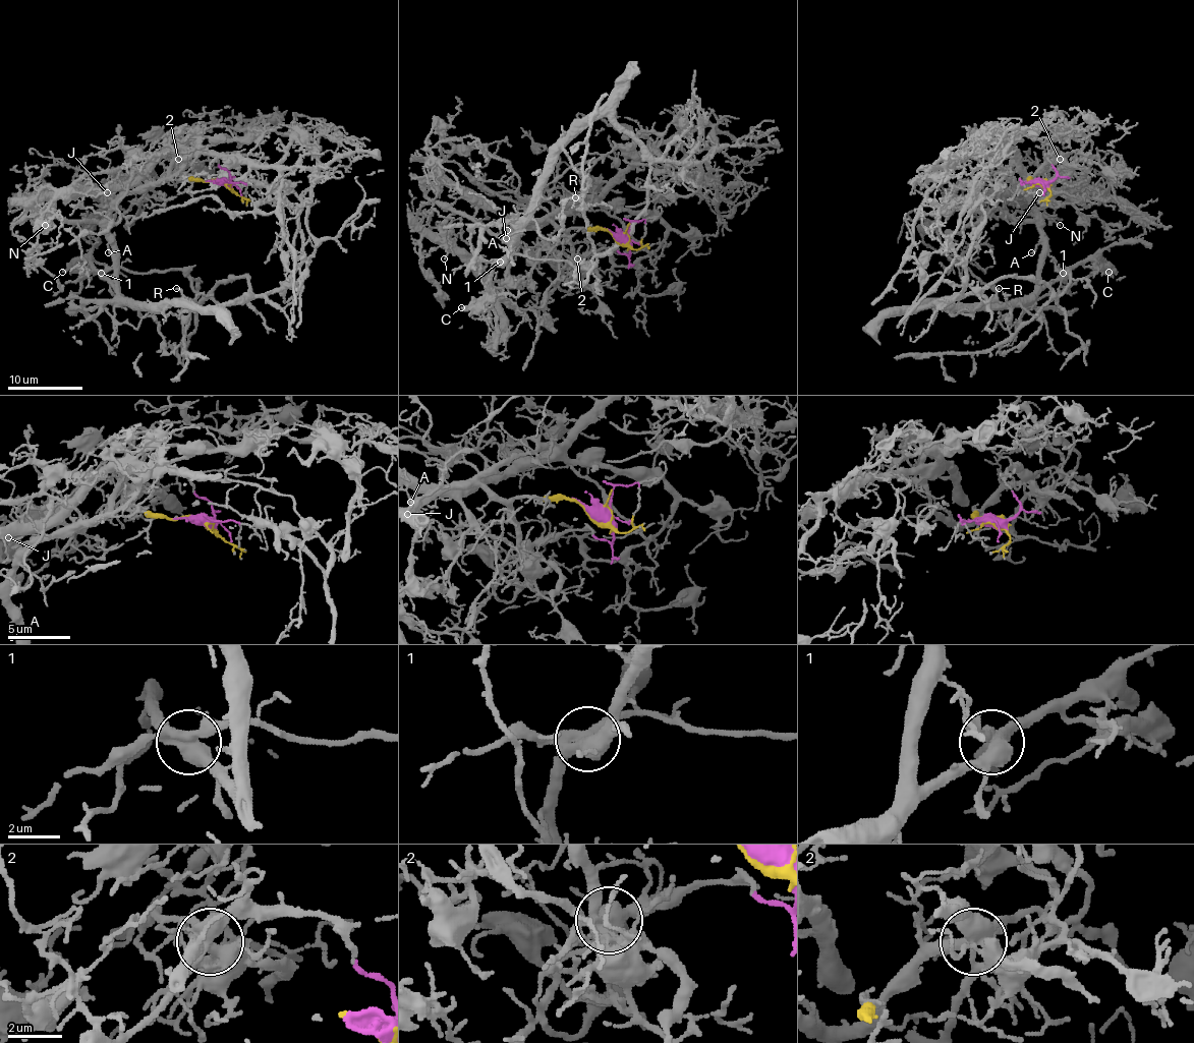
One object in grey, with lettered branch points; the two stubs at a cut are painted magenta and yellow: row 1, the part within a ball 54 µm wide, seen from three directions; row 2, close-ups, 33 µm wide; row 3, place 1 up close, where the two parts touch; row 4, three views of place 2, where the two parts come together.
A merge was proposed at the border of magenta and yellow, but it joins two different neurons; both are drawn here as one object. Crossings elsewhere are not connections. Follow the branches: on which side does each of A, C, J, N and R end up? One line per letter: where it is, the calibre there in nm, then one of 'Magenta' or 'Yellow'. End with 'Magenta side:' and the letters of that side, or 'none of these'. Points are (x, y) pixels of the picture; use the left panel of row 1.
A: Place: (108, 252). Thickness 170 nm. Yellow
C: Place: (62, 272). Thickness 360 nm. Yellow
J: Place: (107, 192). Thickness 100 nm. Magenta
N: Place: (45, 225). Thickness 100 nm. Yellow
R: Place: (176, 288). Thickness 190 nm. Yellow
Magenta side: J

